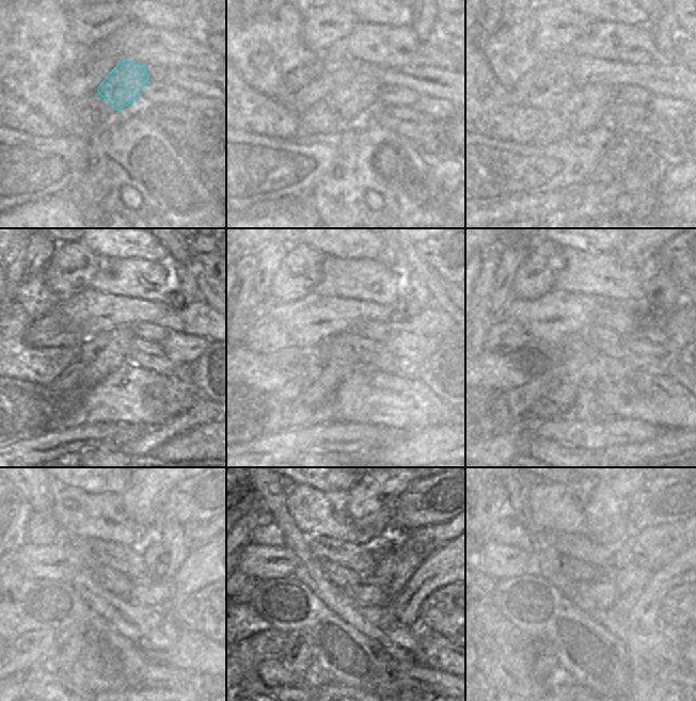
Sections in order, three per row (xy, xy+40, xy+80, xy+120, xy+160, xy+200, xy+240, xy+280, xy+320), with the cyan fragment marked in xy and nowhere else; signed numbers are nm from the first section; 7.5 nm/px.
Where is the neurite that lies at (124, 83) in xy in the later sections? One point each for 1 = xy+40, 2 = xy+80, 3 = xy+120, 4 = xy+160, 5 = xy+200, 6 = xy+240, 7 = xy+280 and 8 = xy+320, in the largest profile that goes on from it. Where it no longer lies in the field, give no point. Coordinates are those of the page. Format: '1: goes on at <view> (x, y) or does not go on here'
1: goes on at xy+40 (348, 100)
2: goes on at xy+80 (585, 102)
3: goes on at xy+120 (94, 350)
4: goes on at xy+160 (347, 345)
5: goes on at xy+200 (558, 395)
6: goes on at xy+240 (64, 654)
7: goes on at xy+280 (299, 656)
8: goes on at xy+320 (540, 656)

